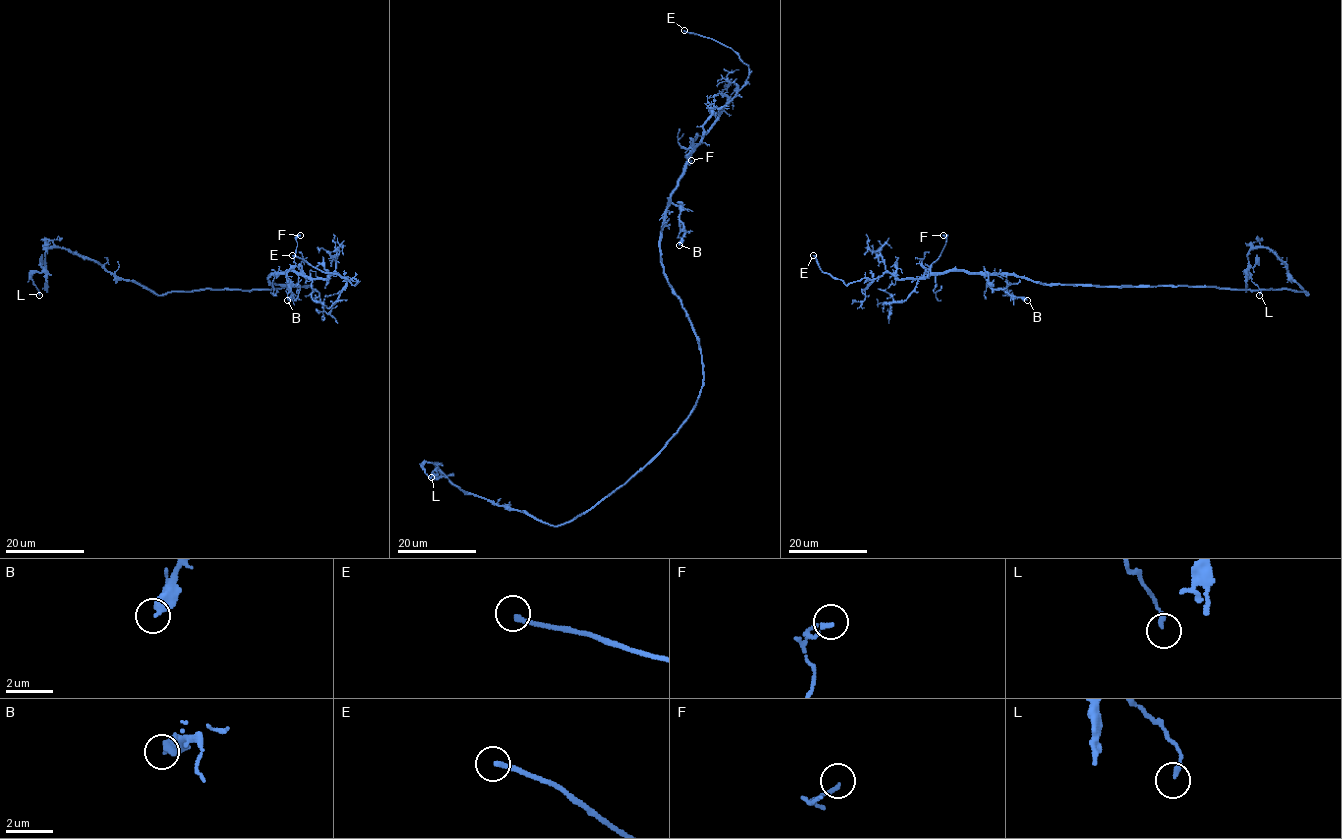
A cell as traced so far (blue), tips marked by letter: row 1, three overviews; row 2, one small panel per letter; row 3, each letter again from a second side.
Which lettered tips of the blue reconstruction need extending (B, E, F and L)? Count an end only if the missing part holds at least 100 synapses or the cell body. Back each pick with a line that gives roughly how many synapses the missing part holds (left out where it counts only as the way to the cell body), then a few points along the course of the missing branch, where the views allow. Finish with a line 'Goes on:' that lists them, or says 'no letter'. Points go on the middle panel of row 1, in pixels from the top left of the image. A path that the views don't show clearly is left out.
E: Course of what is missing: (684, 30), (666, 29), (659, 22), (659, 16)
Goes on: E

